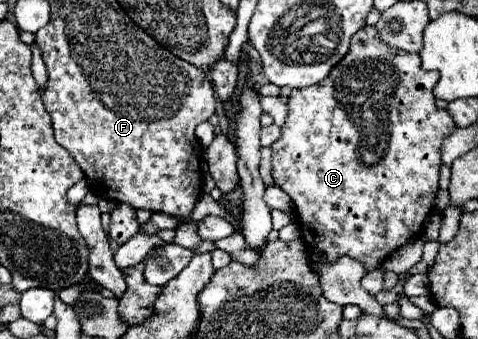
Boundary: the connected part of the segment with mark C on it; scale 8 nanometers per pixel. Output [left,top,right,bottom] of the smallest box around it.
[272,25,456,271]

